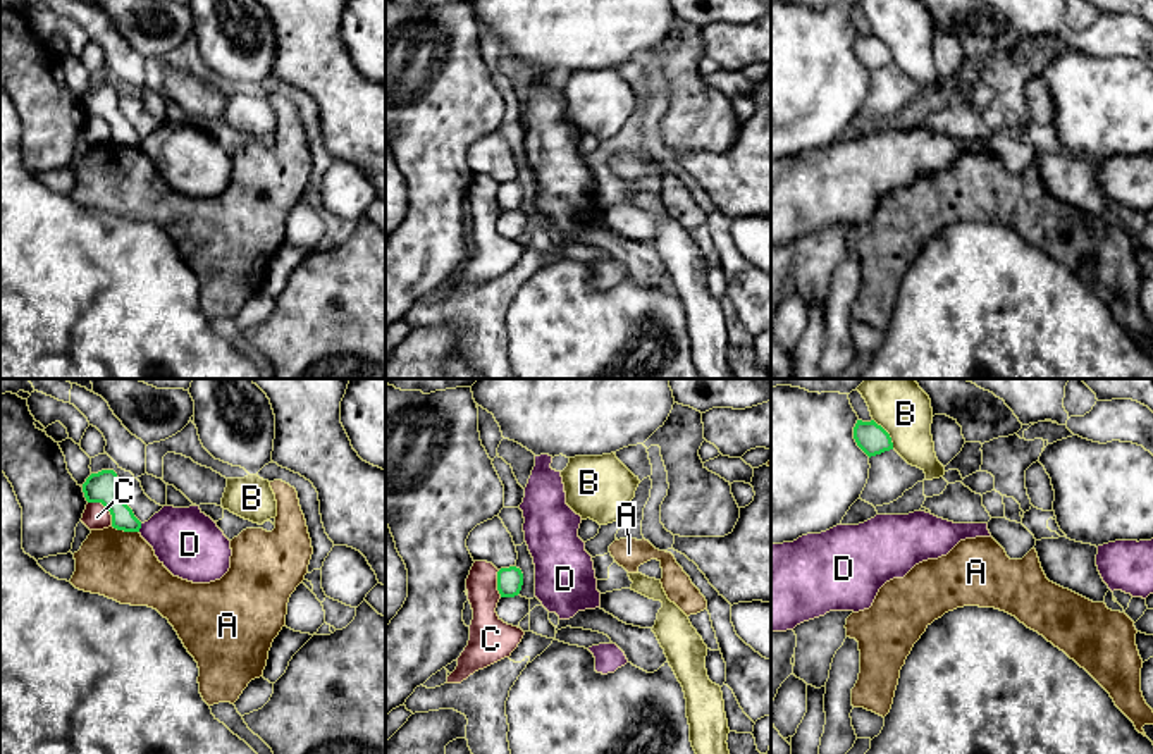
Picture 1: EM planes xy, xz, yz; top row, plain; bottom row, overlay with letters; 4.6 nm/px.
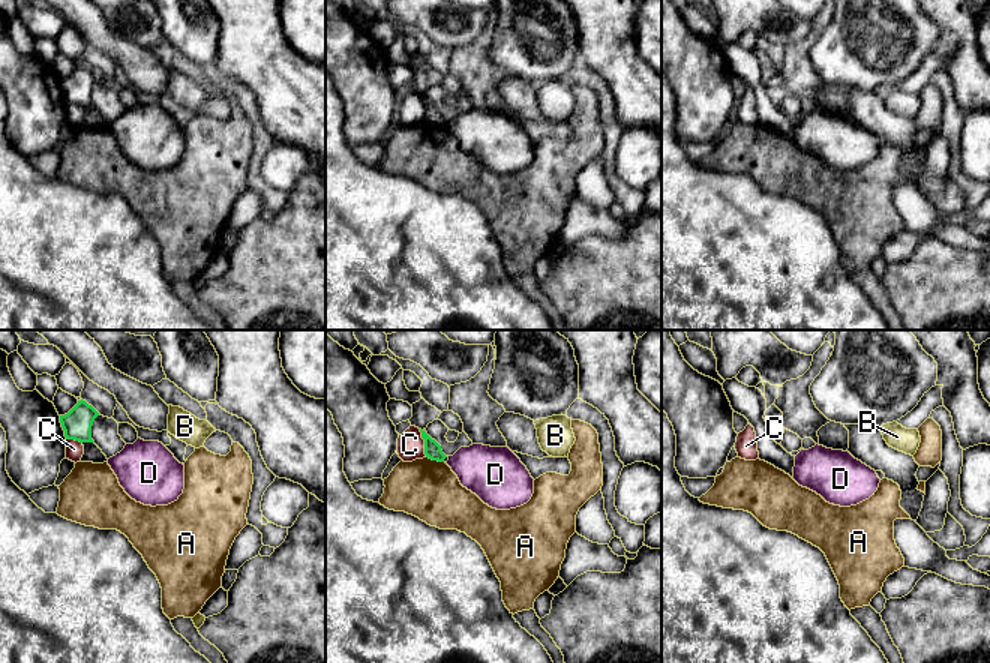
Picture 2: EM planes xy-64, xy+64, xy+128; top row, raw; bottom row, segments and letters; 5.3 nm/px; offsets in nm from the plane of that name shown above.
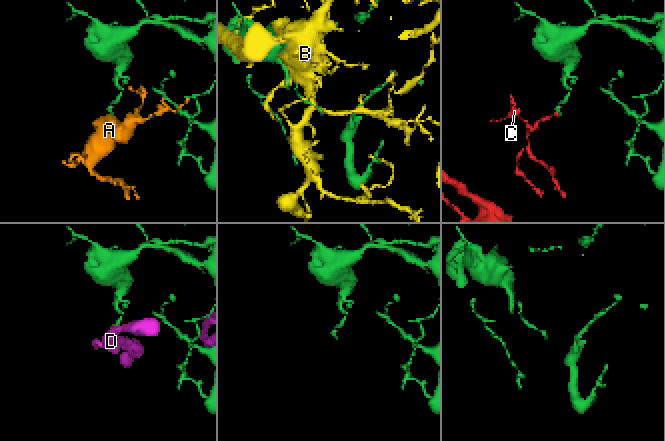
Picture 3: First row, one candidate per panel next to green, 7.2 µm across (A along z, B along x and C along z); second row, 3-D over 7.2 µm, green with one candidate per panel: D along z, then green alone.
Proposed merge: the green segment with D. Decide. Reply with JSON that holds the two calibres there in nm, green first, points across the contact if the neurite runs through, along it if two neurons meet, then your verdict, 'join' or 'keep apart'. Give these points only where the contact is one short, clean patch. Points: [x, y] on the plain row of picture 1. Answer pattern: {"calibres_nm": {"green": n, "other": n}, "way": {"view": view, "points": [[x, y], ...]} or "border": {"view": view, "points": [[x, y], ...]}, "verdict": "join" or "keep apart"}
{"calibres_nm": {"green": 140, "other": 320}, "border": {"view": "xy", "points": [[141, 138], [138, 145]]}, "verdict": "keep apart"}

